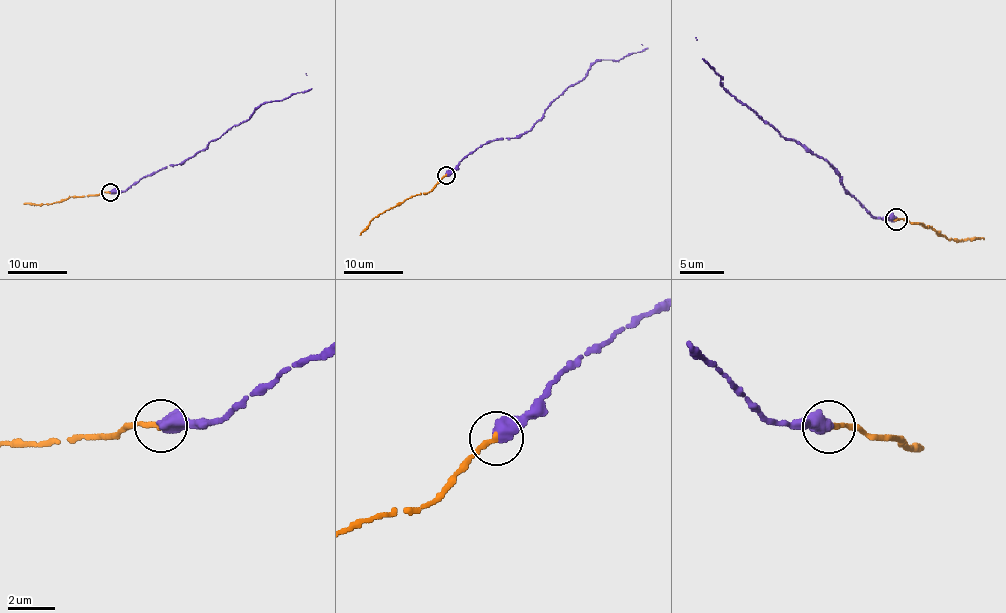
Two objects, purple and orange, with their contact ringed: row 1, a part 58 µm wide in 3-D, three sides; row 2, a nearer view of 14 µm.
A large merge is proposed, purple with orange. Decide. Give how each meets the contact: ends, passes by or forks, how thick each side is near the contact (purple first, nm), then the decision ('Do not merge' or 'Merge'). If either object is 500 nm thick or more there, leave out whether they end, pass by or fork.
Thickness 550 nm (purple) against 260 nm. Merge

